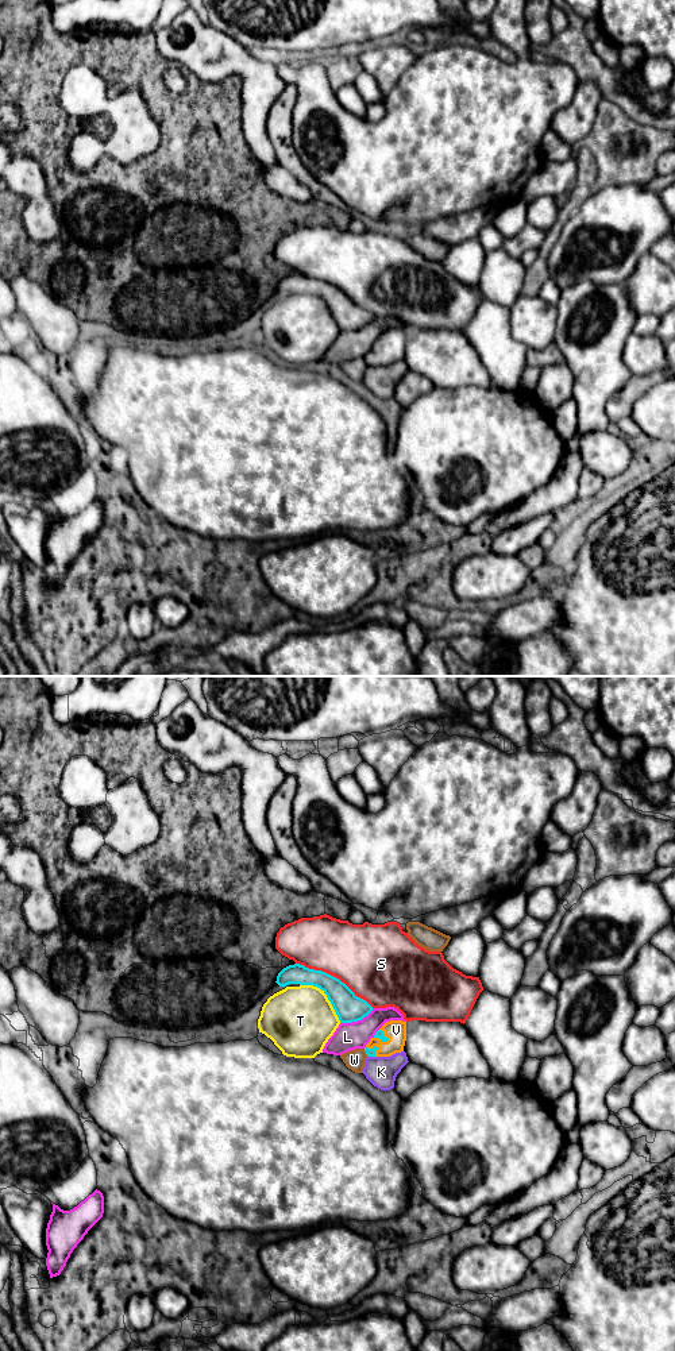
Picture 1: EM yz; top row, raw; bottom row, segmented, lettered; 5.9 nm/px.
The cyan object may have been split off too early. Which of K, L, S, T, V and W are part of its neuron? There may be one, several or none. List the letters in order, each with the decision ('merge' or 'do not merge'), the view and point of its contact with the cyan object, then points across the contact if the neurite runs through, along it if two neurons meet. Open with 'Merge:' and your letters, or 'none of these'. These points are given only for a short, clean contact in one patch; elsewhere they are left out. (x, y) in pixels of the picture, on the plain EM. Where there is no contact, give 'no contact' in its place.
Merge: V
K: do not merge; meets cyan in yz at (371, 365); border along yz (367, 365), (374, 366)
L: do not merge; meets cyan in yz at (357, 329); border along yz (373, 317), (361, 328), (340, 332)
S: do not merge; meets cyan in yz at (335, 286)
T: do not merge; meets cyan in yz at (327, 305)
V: merge; meets cyan in yz at (384, 344); runs through yz (380, 343), (384, 344), (390, 344), (396, 339)
W: do not merge; meets cyan in yz at (366, 362)

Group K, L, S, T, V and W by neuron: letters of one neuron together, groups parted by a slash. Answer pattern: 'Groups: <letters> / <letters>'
Groups: K W / L / S / T / V

